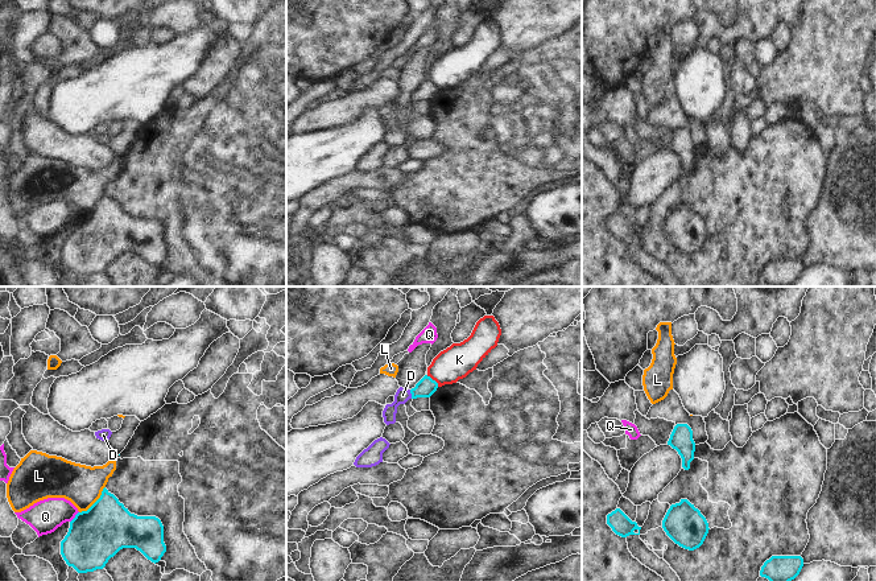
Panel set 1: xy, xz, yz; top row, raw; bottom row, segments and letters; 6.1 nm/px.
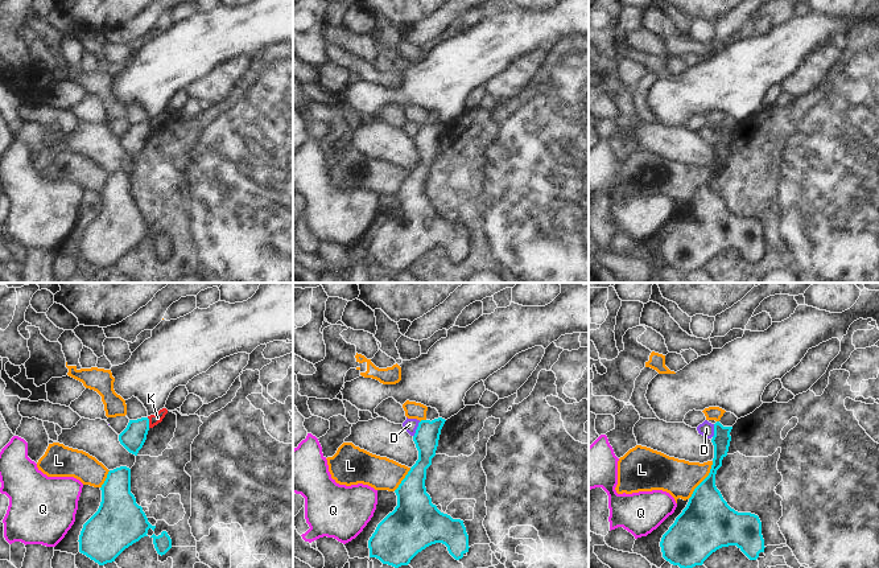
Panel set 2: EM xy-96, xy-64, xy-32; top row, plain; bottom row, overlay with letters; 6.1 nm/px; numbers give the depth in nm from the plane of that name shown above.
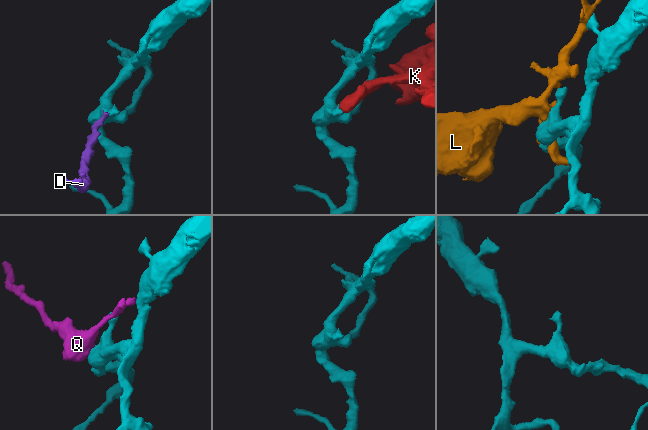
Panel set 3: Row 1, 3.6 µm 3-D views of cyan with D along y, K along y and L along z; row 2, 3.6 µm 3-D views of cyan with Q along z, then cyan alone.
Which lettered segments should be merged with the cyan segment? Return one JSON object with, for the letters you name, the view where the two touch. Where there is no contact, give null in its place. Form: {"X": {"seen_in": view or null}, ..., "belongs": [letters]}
{"belongs": []}

